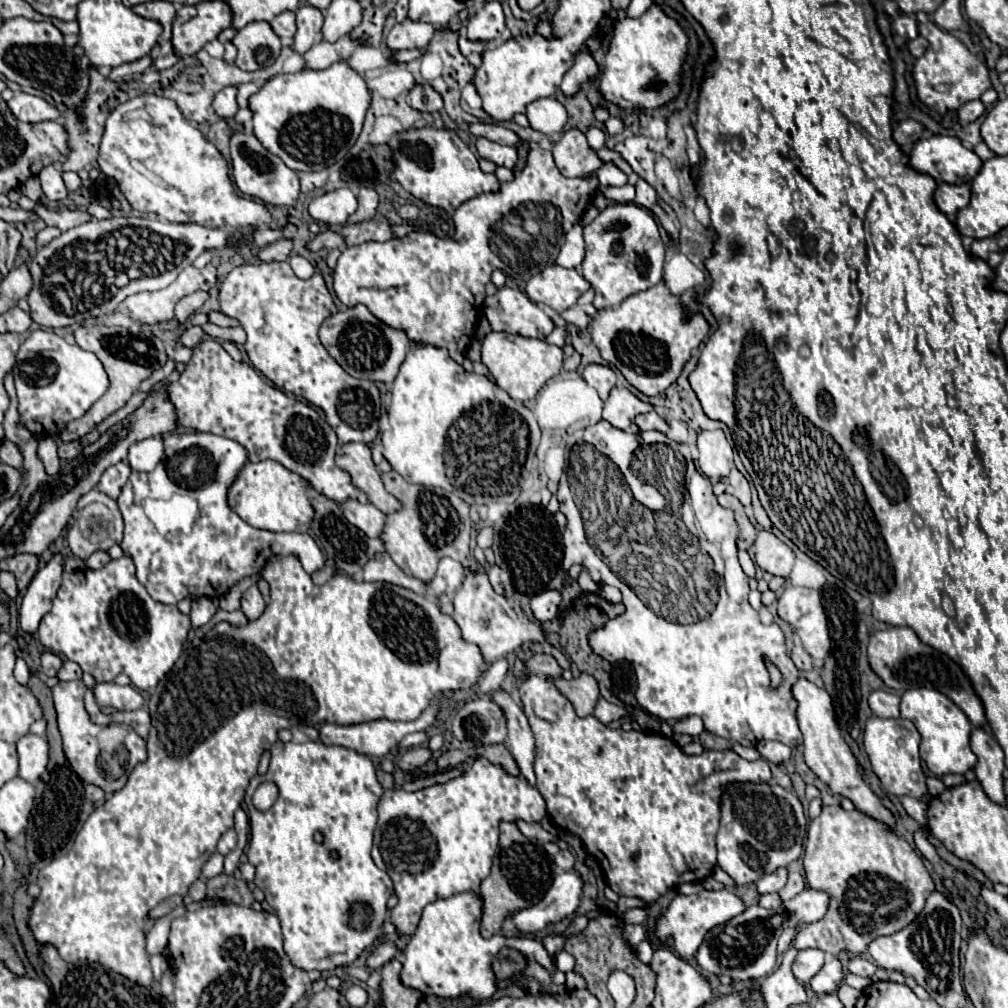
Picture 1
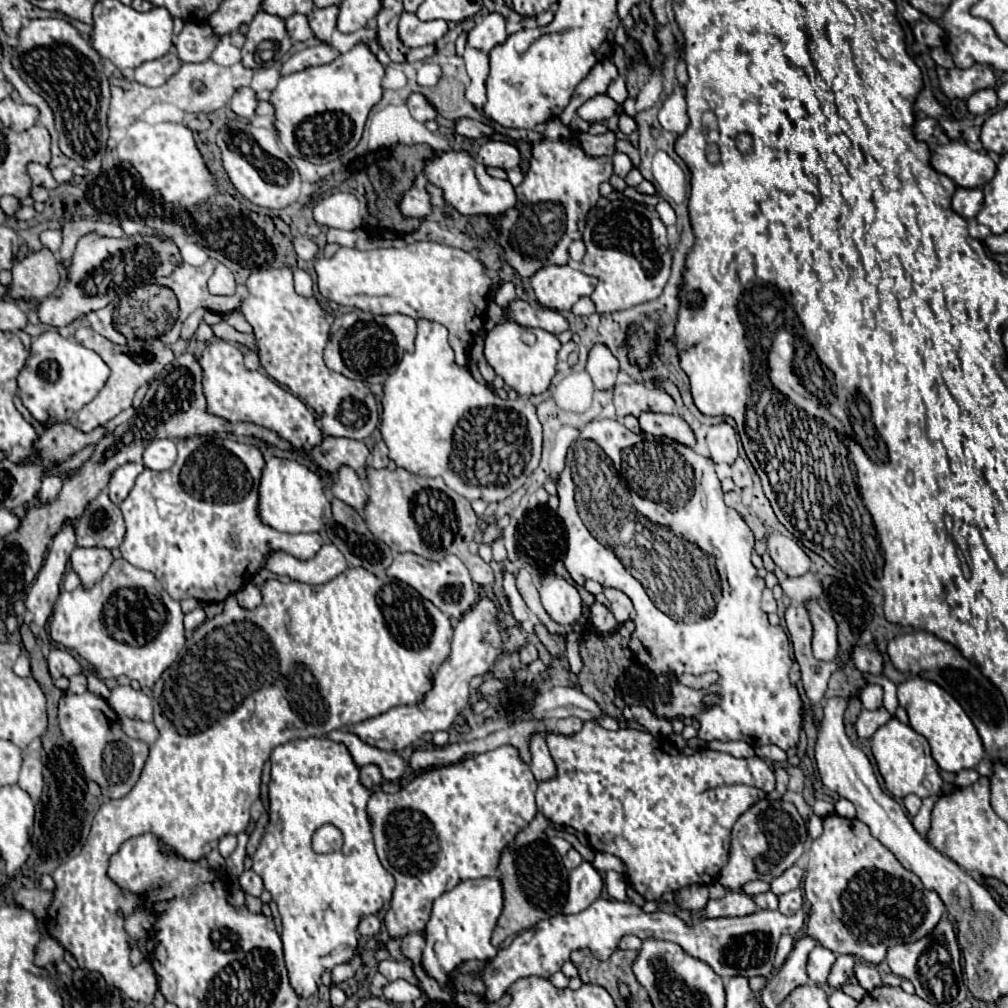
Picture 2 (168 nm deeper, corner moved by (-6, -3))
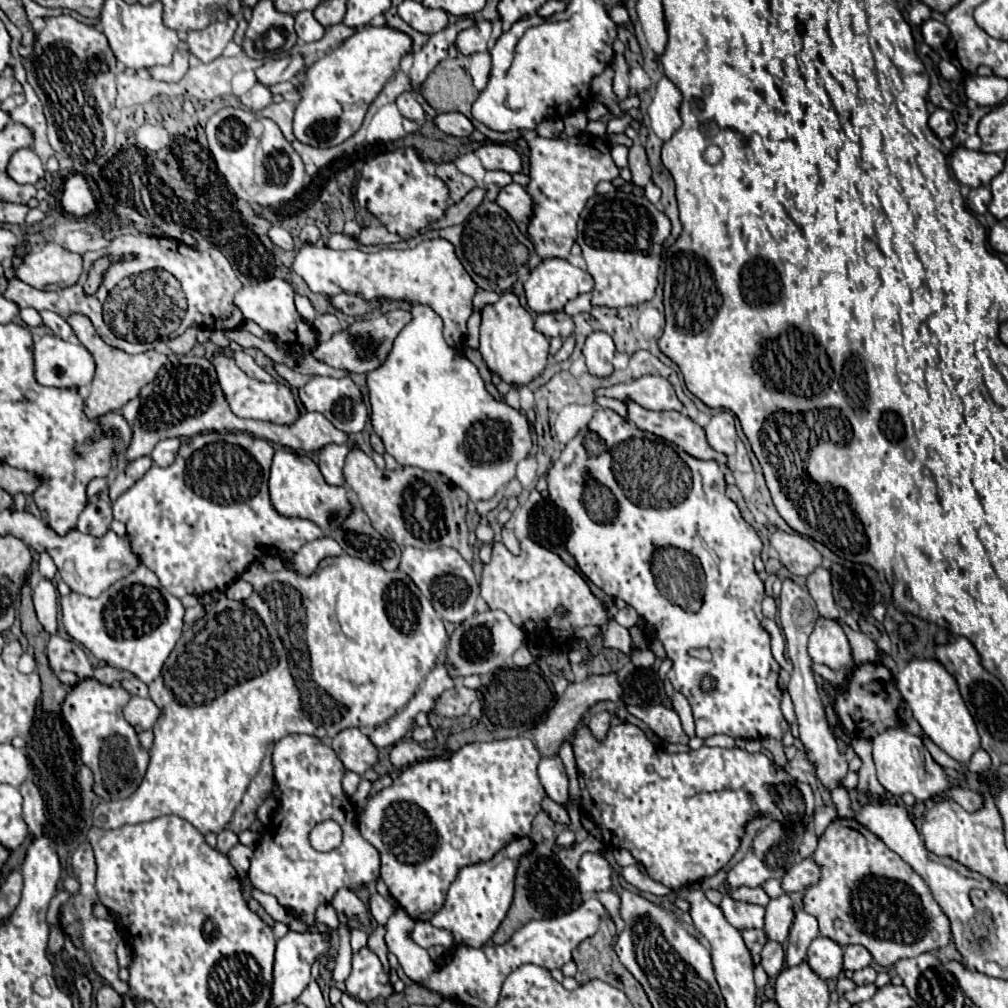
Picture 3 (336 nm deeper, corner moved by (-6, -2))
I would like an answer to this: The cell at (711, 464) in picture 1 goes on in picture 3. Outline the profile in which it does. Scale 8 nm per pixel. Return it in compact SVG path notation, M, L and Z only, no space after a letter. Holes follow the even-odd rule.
M722 410L712 416L710 424L704 428L708 444L726 456L732 456L736 452L736 428L734 428L734 414L728 410Z

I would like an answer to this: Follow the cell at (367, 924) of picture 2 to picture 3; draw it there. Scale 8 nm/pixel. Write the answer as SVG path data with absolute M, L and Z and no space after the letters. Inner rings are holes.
M330 904L320 906L320 908L316 910L316 920L322 922L322 924L326 924L328 928L332 928L334 932L338 932L338 928L342 926L342 922L340 922L338 916L336 916L336 910L334 910Z

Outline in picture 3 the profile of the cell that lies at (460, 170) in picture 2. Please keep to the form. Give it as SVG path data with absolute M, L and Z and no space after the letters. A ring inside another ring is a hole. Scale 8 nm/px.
M514 182L500 190L500 194L496 196L496 204L500 208L504 208L514 220L520 220L520 222L528 220L530 212L532 212L532 200L530 200L530 196L526 194L524 186L514 184Z

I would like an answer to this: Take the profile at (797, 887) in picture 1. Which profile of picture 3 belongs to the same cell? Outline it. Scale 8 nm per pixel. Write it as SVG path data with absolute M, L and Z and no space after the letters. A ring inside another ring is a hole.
M788 894L770 900L770 904L766 906L766 932L770 936L770 940L778 940L778 942L786 942L788 938L788 930L794 922L794 902Z

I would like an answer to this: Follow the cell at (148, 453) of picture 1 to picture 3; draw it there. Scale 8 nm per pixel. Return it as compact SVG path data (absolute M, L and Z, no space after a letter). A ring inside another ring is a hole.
M166 438L166 440L162 440L162 442L158 442L156 444L156 448L152 450L152 460L154 460L154 464L156 466L170 466L172 462L174 462L174 456L178 454L178 440L174 440L174 438Z

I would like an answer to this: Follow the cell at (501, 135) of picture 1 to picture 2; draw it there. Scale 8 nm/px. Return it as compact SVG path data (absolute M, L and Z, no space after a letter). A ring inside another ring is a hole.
M458 119L454 129L458 135L468 137L468 139L488 139L494 133L492 127L480 123L480 121L474 121L474 119Z

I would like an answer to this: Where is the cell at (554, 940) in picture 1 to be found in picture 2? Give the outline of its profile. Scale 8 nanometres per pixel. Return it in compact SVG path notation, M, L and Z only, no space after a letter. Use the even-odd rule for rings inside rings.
M596 899L588 909L574 913L574 915L556 915L550 919L544 919L536 923L532 929L522 931L512 939L508 947L500 947L496 957L484 961L482 981L486 985L486 1001L498 1001L506 989L520 977L538 975L538 977L550 977L552 973L560 971L564 961L568 961L570 953L576 949L590 949L592 955L600 961L608 959L620 939L624 935L636 935L640 939L644 937L656 937L678 943L686 953L692 957L706 961L720 977L730 979L734 975L754 977L764 975L770 977L774 973L774 951L778 945L778 939L786 933L796 935L800 929L804 929L804 919L808 917L808 911L800 909L798 913L786 917L780 911L756 911L746 917L720 917L720 919L680 919L678 915L654 911L646 913L642 907L634 903L622 903L622 901L608 901L608 899Z

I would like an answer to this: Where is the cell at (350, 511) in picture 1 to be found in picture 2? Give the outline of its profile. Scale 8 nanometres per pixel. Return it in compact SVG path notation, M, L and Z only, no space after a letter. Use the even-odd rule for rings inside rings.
M342 465L342 469L338 469L338 473L332 473L332 487L330 493L334 497L338 497L340 501L348 503L350 507L362 511L366 505L366 481L362 477L358 477L358 473L354 473L354 469L350 469L348 465Z

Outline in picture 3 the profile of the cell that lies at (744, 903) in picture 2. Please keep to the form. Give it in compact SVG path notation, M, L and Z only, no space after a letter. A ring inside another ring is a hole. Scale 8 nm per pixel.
M726 894L720 902L720 910L734 928L762 928L764 926L764 908L748 902L738 902Z

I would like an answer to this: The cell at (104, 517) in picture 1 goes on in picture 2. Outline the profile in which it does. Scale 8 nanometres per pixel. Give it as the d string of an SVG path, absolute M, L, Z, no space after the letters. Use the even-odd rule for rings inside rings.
M100 493L78 519L76 537L80 547L108 547L114 549L124 539L124 521L122 513L106 493Z

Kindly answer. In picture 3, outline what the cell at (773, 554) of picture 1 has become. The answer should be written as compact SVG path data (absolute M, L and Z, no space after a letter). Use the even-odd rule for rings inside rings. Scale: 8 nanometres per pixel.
M776 530L770 536L770 544L776 548L780 562L788 568L790 574L808 576L822 562L820 552L800 534L786 534Z

